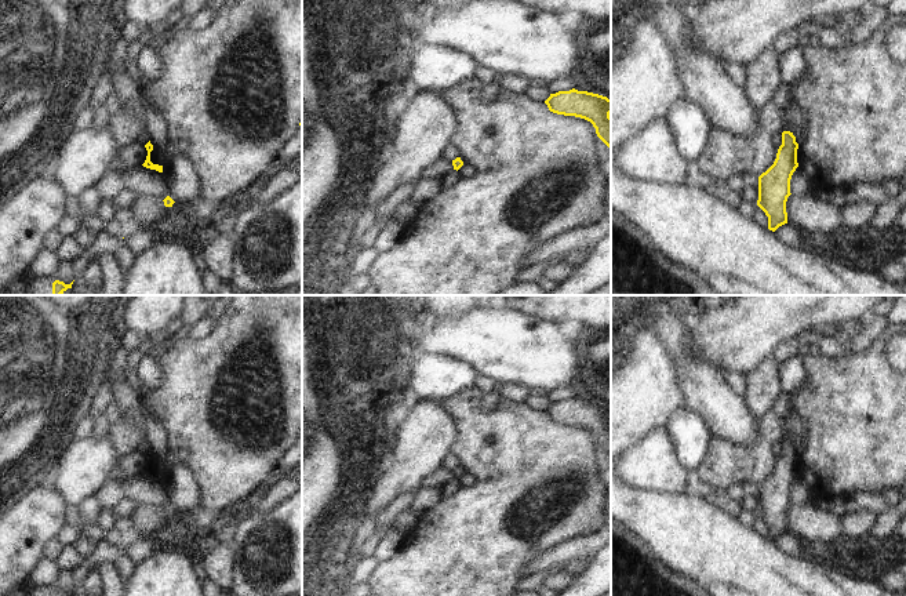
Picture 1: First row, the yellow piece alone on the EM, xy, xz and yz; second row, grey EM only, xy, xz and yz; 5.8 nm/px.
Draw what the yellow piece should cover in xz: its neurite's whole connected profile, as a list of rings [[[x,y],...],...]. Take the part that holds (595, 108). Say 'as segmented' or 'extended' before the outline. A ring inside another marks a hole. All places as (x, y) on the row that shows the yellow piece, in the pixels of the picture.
as segmented; [[[572,88],[550,94],[545,103],[553,113],[590,121],[597,137],[611,149],[611,99]]]

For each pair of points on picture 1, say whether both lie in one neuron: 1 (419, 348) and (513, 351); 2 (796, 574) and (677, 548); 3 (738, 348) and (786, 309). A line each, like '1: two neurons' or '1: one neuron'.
1: one neuron
2: one neuron
3: one neuron

